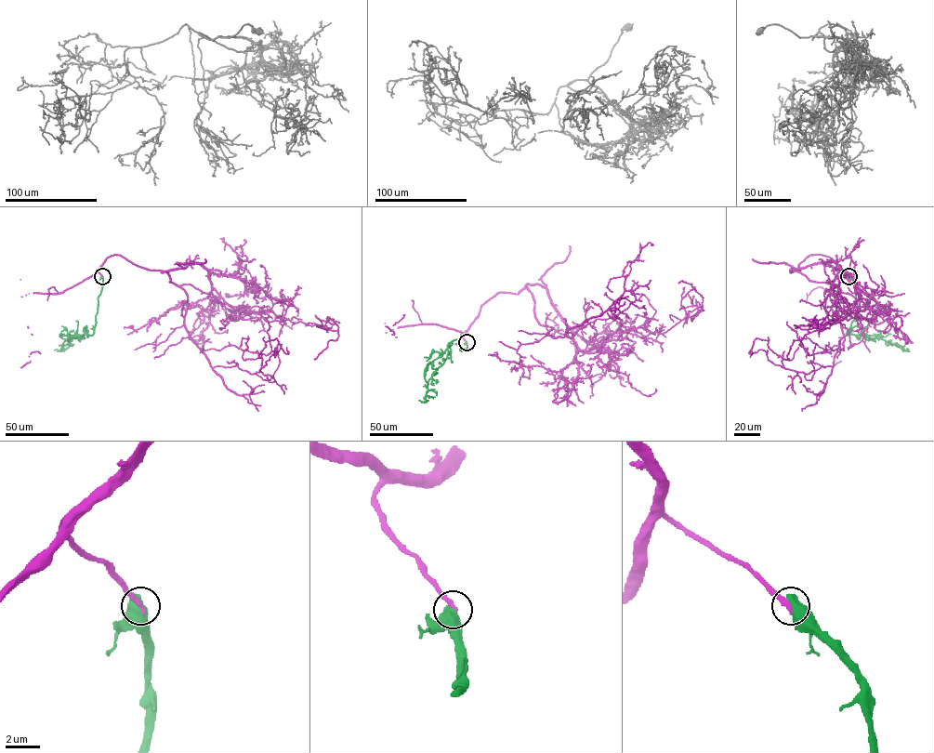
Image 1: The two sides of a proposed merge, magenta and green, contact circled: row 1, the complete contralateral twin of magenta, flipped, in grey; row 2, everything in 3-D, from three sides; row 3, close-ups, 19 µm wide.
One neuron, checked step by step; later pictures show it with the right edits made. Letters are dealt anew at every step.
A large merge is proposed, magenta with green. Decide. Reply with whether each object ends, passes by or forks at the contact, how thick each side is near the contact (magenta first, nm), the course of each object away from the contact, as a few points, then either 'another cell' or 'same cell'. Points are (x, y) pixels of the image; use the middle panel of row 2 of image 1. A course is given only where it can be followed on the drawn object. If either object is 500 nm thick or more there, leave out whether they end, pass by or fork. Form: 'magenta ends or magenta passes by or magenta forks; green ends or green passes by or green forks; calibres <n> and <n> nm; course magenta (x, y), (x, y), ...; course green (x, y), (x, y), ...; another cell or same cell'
calibres 280 and 800 nm; course magenta (466, 342), (461, 334), (480, 307), (527, 288), (537, 321), (563, 336), (621, 297), (624, 268), (651, 244); course green (466, 342), (466, 349), (461, 350), (458, 340), (449, 343), (447, 358), (428, 380), (426, 400), (418, 400); another cell

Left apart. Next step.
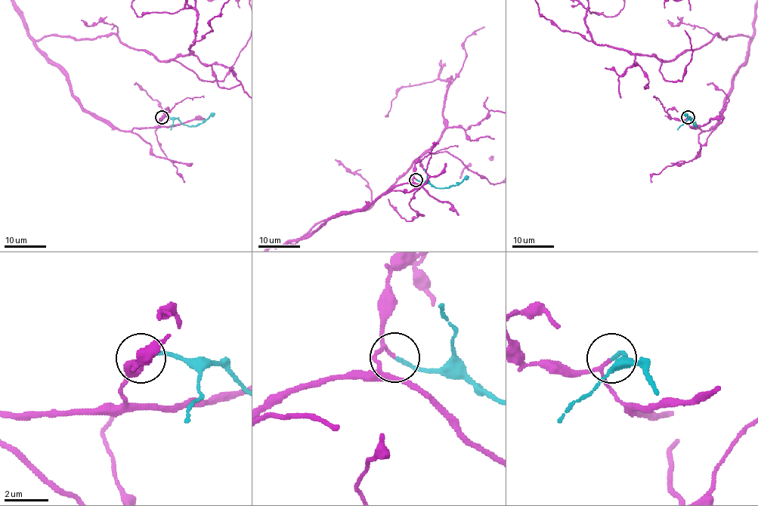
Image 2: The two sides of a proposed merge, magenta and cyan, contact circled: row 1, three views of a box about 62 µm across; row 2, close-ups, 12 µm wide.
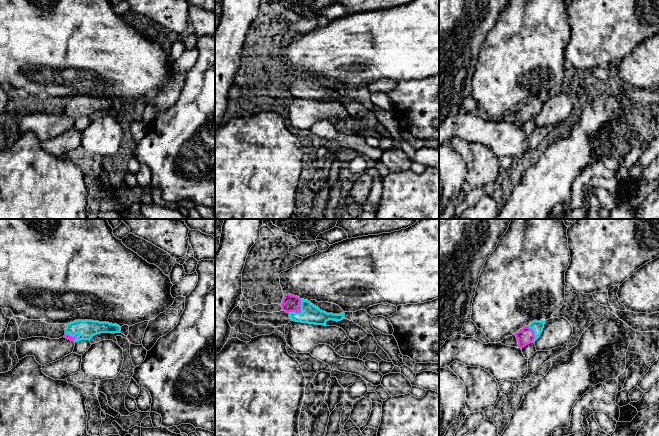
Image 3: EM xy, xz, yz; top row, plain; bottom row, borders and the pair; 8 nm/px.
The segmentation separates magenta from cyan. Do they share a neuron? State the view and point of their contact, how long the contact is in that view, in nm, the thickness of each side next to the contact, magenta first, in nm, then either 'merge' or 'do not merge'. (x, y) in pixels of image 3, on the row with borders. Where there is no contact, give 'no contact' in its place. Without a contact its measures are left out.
xz (300, 311) | 160 nm | 140/150 nm | merge

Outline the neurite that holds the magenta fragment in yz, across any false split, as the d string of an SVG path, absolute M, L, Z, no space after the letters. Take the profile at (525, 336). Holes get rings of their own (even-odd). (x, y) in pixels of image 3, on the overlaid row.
M534 320L526 327L523 327L514 335L517 338L518 347L523 348L530 343L534 343L541 335L545 321Z

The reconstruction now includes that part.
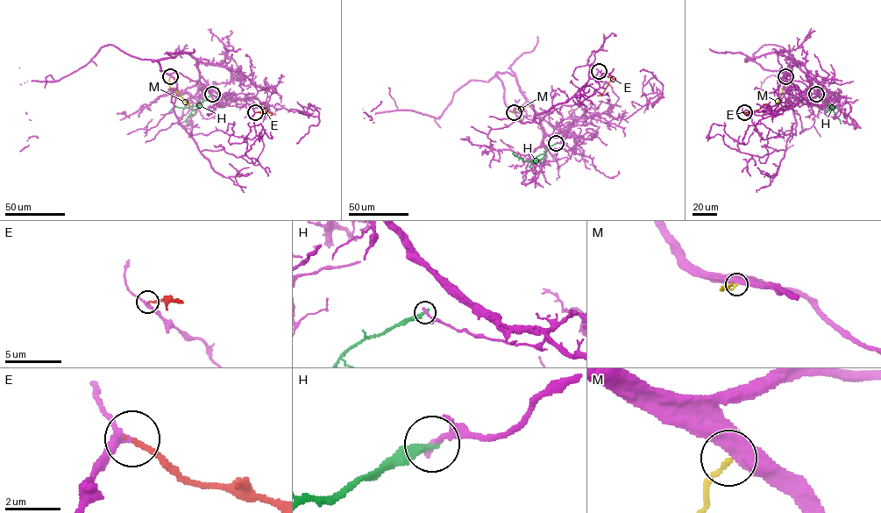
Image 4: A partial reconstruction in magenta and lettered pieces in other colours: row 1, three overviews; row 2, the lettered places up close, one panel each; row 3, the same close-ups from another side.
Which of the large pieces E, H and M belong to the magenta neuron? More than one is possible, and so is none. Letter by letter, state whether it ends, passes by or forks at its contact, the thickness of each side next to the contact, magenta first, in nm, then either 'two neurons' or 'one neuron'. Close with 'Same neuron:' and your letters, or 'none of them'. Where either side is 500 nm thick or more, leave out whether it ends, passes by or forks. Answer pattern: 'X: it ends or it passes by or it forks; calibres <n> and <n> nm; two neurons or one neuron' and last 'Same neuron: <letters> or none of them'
E: it ends; calibres 240 and 170 nm; one neuron
H: it ends; calibres 240 and 340 nm; two neurons
M: it ends; calibres 480 and 140 nm; two neurons
Same neuron: E

